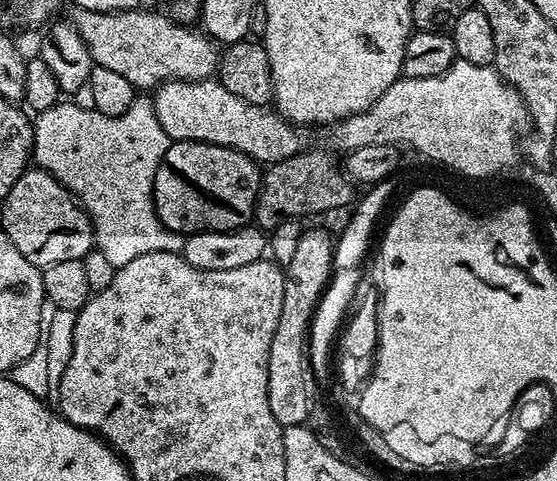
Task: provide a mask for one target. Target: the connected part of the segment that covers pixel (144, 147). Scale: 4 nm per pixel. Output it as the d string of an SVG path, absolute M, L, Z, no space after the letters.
M62 100L49 110L37 113L33 121L33 161L72 193L91 218L93 241L96 250L116 267L126 265L141 254L179 252L185 246L185 235L170 231L158 218L153 202L153 178L164 160L172 141L158 122L157 114L149 101L136 100L118 116L102 115L94 108L84 108L73 101Z

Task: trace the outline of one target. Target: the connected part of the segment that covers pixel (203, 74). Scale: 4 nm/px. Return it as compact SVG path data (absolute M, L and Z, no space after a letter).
M137 8L129 12L79 10L75 13L74 27L90 50L93 65L122 74L137 90L155 90L170 80L209 79L217 71L221 57L212 37L158 13Z

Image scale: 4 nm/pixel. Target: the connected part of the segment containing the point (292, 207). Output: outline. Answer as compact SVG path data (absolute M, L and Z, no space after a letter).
M305 150L263 169L254 217L255 223L261 229L274 230L282 220L300 220L304 216L328 212L331 208L347 209L353 203L354 185L344 175L338 160L331 156L333 153L328 152Z

